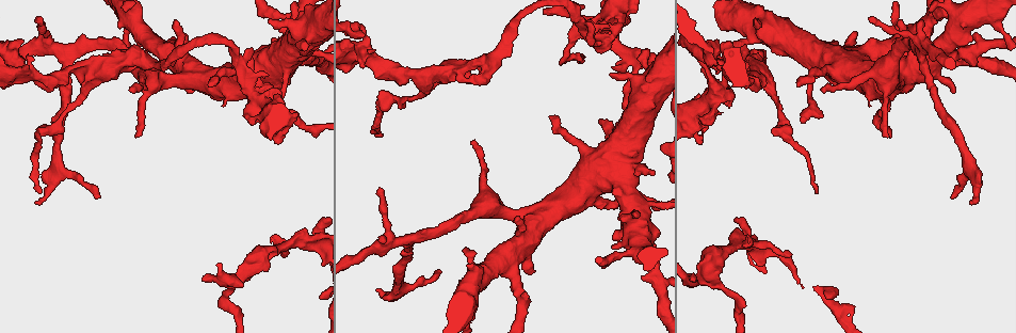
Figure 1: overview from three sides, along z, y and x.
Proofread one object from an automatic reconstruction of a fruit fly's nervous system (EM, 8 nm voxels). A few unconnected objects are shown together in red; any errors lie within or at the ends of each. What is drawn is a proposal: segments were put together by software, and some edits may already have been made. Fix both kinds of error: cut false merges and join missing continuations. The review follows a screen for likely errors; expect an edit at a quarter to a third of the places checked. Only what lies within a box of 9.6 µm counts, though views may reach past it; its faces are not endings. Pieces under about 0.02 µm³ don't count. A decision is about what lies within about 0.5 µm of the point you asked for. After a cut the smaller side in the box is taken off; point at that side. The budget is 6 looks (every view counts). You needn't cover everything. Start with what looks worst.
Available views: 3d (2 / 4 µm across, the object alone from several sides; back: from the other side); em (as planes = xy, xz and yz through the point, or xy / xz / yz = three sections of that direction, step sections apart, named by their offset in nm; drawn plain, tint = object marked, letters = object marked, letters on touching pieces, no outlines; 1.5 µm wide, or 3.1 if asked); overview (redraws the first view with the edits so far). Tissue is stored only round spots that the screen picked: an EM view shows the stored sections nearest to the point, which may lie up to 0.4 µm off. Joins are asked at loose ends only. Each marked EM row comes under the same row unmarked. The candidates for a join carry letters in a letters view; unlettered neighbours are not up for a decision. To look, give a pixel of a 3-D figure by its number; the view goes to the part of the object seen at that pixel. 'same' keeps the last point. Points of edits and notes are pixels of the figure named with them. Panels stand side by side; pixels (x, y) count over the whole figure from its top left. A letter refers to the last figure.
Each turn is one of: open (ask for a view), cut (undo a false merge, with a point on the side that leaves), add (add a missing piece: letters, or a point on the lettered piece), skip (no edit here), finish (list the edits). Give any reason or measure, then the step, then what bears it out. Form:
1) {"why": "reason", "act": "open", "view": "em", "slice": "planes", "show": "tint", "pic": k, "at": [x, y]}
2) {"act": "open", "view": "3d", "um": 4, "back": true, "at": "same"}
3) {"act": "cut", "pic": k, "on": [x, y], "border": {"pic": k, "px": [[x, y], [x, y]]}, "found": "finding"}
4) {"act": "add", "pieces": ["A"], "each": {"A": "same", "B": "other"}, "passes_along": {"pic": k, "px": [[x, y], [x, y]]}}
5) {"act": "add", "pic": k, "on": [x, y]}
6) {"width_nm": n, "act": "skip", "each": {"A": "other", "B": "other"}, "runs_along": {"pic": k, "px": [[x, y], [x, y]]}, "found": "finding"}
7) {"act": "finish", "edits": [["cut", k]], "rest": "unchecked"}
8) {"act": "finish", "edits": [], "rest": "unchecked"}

{"why": "branch stops here", "act": "open", "view": "3d", "um": 4, "pic": 1, "at": [791, 255]}

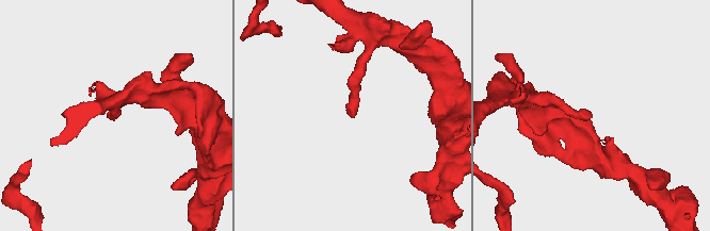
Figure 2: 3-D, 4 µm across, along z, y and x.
{"why": "need the tissue", "act": "open", "view": "em", "um": 3.1, "slice": "xz", "step": 8, "show": "tint", "pic": 2, "at": [591, 115]}

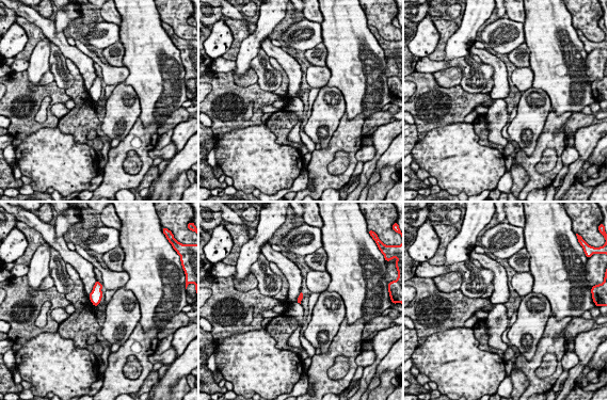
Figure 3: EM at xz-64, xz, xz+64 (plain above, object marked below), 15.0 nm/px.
{"why": "cut it another way", "act": "open", "view": "em", "um": 3.1, "slice": "planes", "show": "letters", "at": "same"}

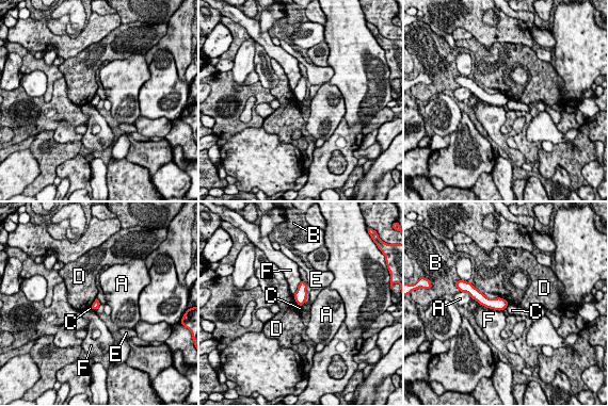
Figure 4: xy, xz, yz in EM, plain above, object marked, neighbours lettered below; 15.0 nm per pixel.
{"act": "skip", "each": {"A": "other", "B": "other", "C": "other", "D": "other", "E": "other", "F": "other"}, "border": {"pic": 4, "px": [[509, 304], [506, 307]]}, "found": "no lettered piece goes on from it"}

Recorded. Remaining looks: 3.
{"why": "end of a long branch", "act": "open", "view": "3d", "um": 2, "pic": 1, "at": [818, 193]}

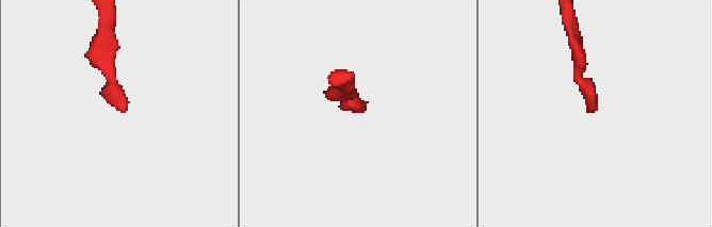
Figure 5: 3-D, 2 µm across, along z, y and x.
{"act": "open", "view": "em", "slice": "planes", "show": "tint", "pic": 5, "at": [124, 111]}

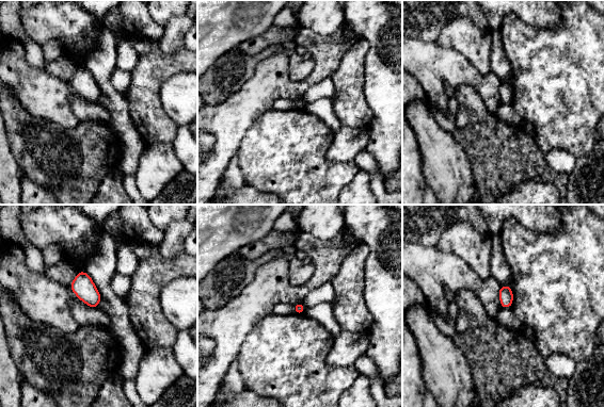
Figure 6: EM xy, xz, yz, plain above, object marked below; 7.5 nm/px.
{"act": "open", "view": "em", "slice": "planes", "show": "letters", "at": "same"}

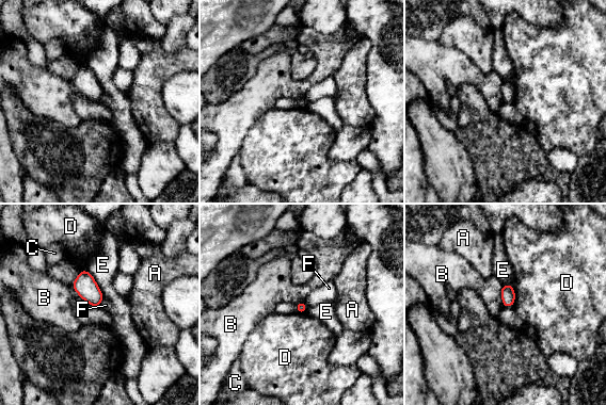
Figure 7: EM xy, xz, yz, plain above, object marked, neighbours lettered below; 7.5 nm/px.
{"act": "skip", "each": {"A": "other", "B": "other", "C": "other", "D": "other", "E": "other", "F": "other"}, "border": {"pic": 7, "px": [[104, 298], [99, 305]]}, "found": "none of them fits"}

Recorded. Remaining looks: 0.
{"act": "finish", "edits": [], "rest": "unchecked"}

